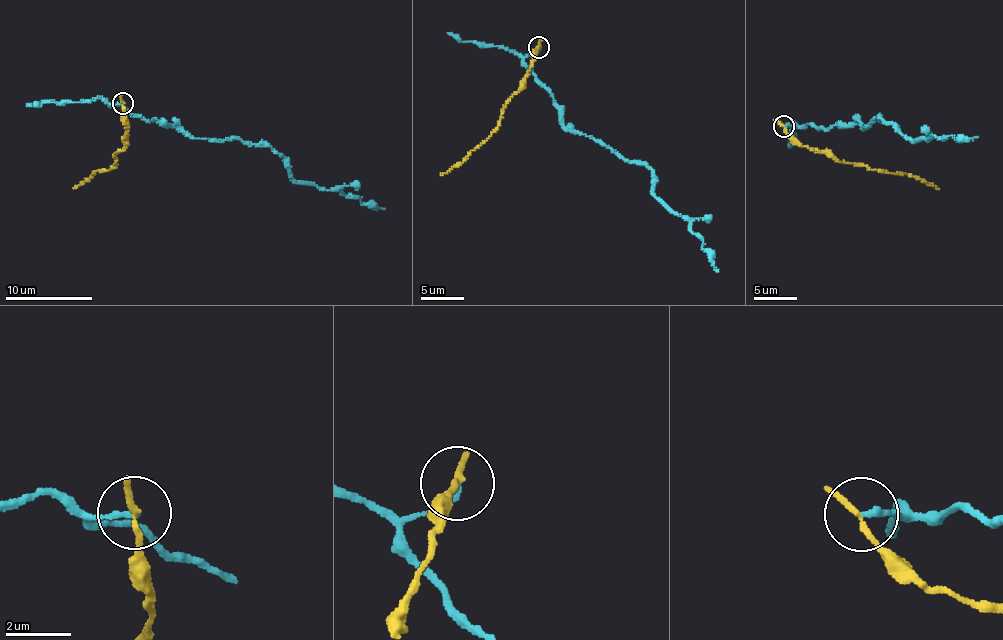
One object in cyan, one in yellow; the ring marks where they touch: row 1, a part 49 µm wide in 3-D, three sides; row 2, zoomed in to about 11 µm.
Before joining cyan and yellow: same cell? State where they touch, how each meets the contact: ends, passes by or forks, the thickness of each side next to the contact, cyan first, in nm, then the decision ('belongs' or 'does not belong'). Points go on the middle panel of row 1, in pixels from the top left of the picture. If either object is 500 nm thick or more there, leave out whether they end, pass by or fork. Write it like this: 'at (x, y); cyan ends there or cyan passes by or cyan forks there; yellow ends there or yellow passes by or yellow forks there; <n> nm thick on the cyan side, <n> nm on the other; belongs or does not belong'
at (538, 47); cyan ends there; yellow passes by; 200 nm thick on the cyan side, 170 nm on the other; does not belong

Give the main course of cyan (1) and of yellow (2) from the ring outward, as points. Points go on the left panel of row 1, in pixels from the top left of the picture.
1: (122, 103), (110, 106), (195, 138), (266, 144), (296, 181), (339, 189), (385, 209)
2: (122, 103), (127, 140), (115, 154), (116, 165), (95, 172), (73, 188)

